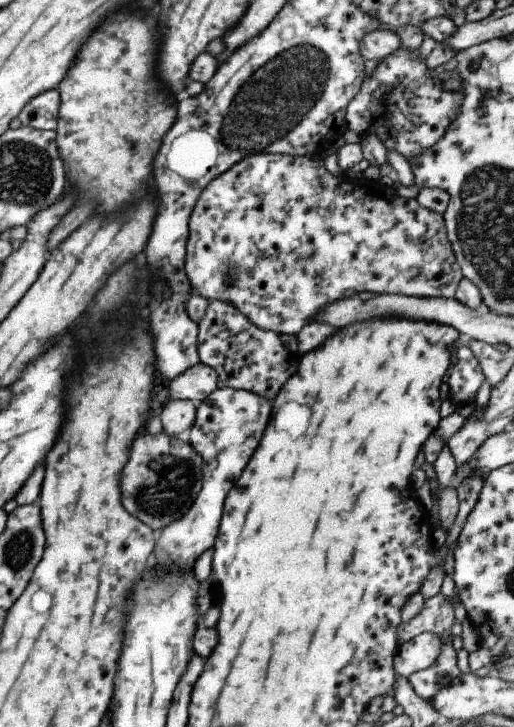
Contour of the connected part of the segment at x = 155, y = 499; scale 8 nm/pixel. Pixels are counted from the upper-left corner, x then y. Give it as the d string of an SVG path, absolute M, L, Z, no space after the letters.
M165 433L156 434L138 434L138 438L130 446L130 458L122 470L120 476L120 490L122 490L122 504L124 508L140 518L144 524L148 524L152 531L164 529L174 520L183 518L190 511L192 504L199 496L203 488L203 461L200 454L186 442L176 437L167 436Z

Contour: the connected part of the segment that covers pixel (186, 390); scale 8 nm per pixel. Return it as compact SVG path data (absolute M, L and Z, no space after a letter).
M199 363L169 382L170 400L190 400L198 406L219 388L218 380L212 367Z

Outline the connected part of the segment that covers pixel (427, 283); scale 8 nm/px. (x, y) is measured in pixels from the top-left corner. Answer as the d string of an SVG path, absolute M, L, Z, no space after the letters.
M259 153L244 158L228 171L213 179L199 197L189 219L189 236L185 251L185 272L192 289L209 301L220 300L233 305L257 328L297 336L302 328L316 322L318 314L334 302L357 296L360 292L375 295L403 295L433 298L454 297L463 280L460 266L448 240L443 216L423 208L416 200L401 198L387 181L352 181L345 175L334 176L326 170L323 159L305 155L294 157L279 153Z

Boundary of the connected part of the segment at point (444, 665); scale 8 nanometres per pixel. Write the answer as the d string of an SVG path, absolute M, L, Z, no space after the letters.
M448 630L442 636L438 659L429 668L414 672L407 680L420 698L431 700L440 688L450 685L460 674L457 652L453 648L453 636Z

